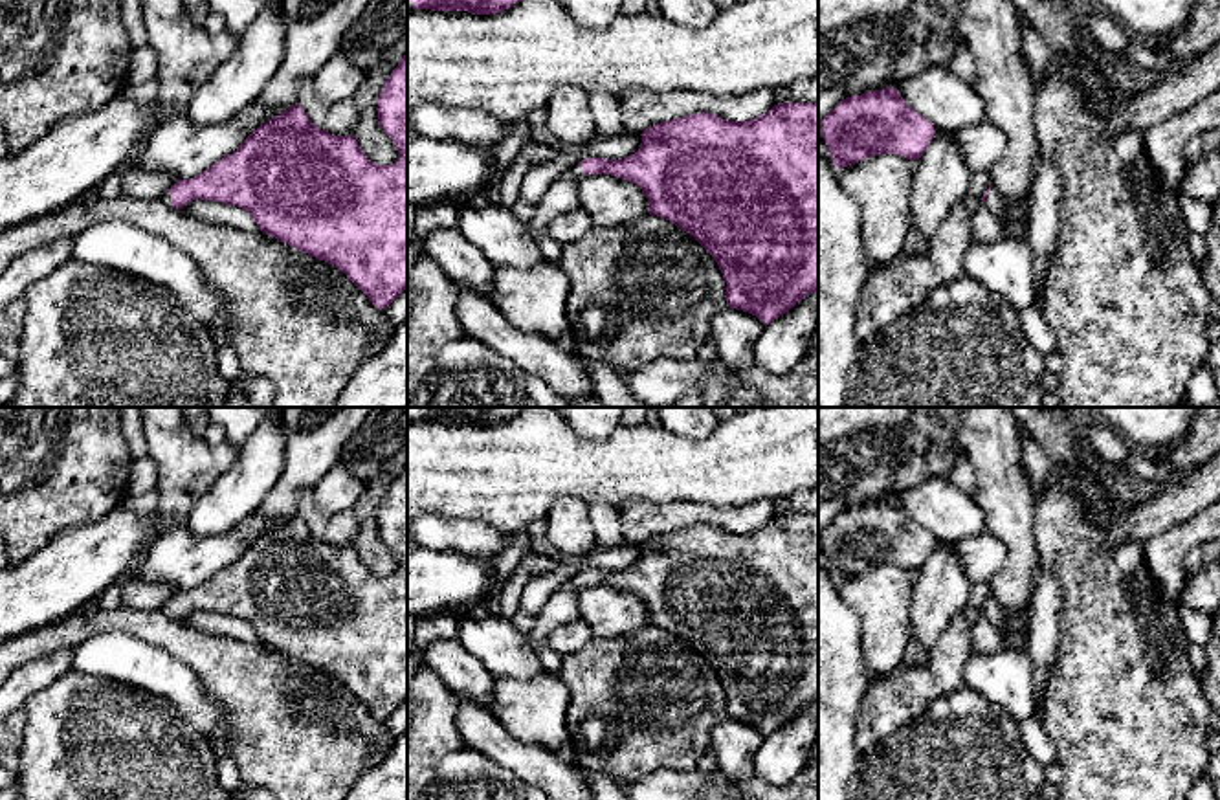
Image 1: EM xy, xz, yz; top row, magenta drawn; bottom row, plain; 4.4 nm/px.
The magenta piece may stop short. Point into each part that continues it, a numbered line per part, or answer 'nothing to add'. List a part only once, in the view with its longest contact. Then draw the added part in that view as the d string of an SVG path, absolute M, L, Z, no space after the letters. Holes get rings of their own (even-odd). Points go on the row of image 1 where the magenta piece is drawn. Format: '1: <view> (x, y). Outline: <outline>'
1: yz (995, 200). Outline: M991 187L985 204L1000 217L1000 220L1005 220L1009 215L1015 220L1027 220L1031 211L1031 198L1024 198L1018 206L1009 209L1007 200L994 187Z

